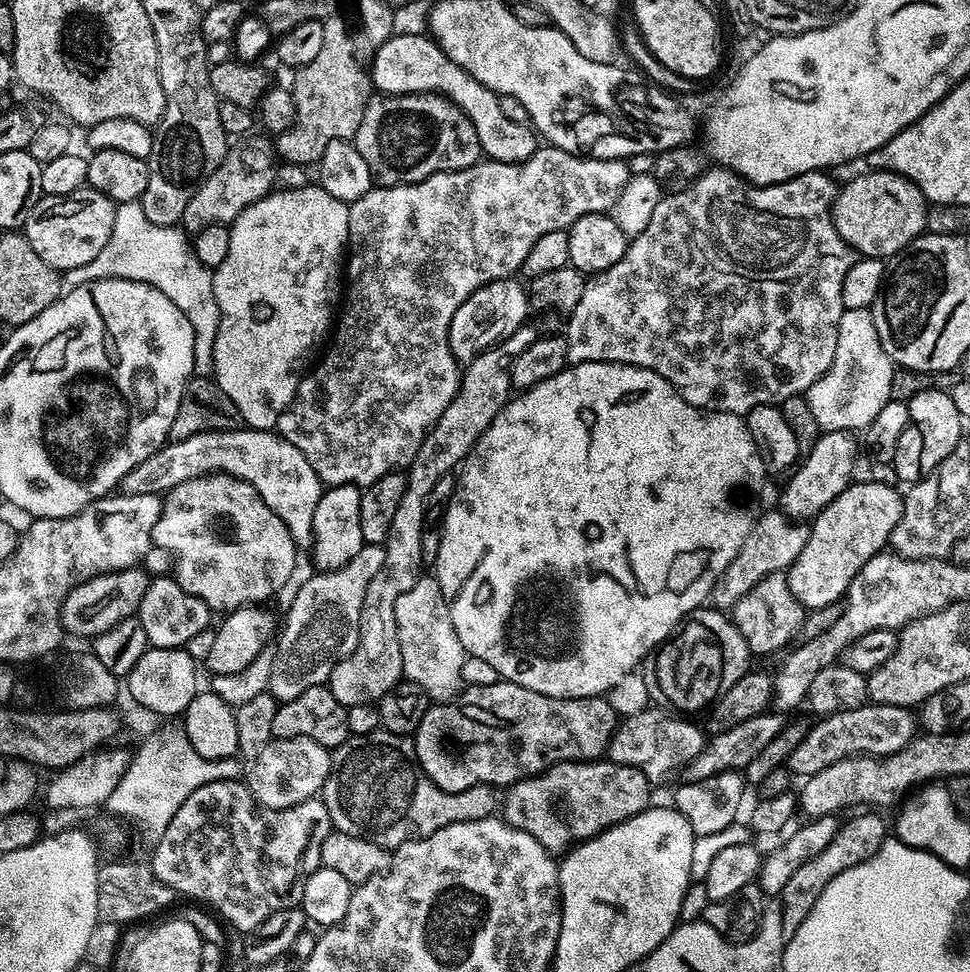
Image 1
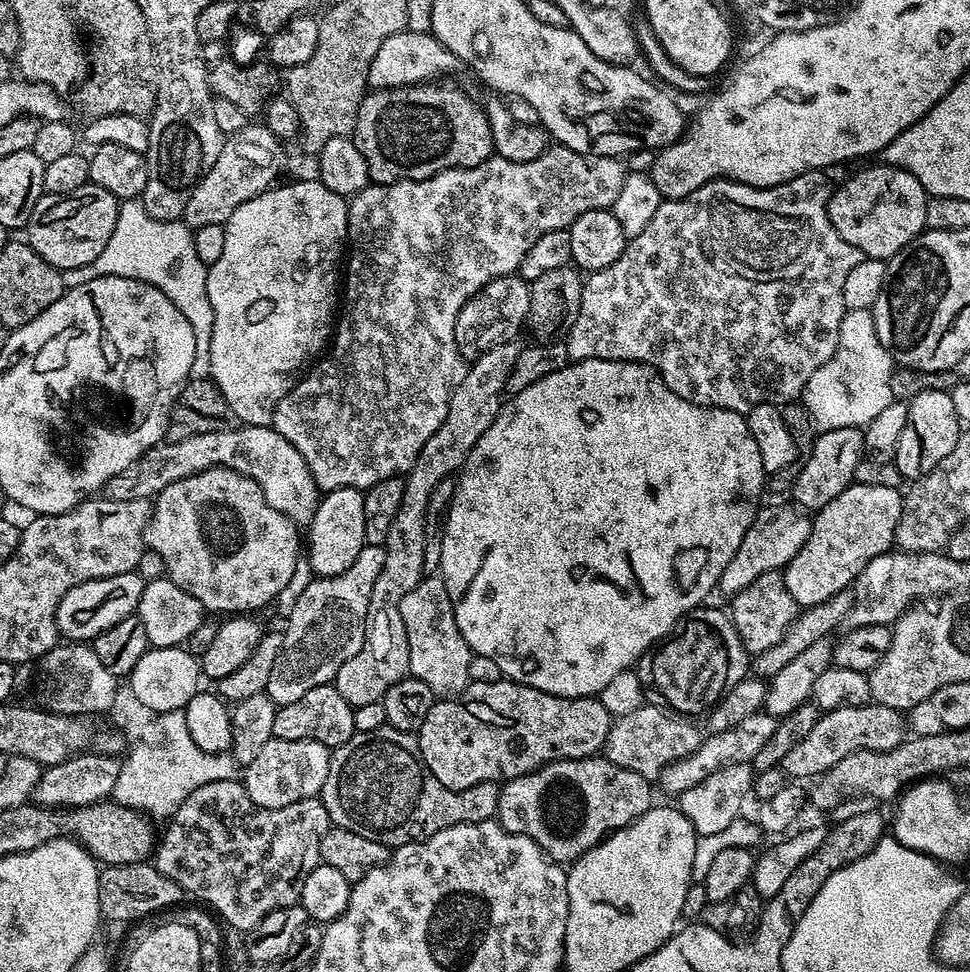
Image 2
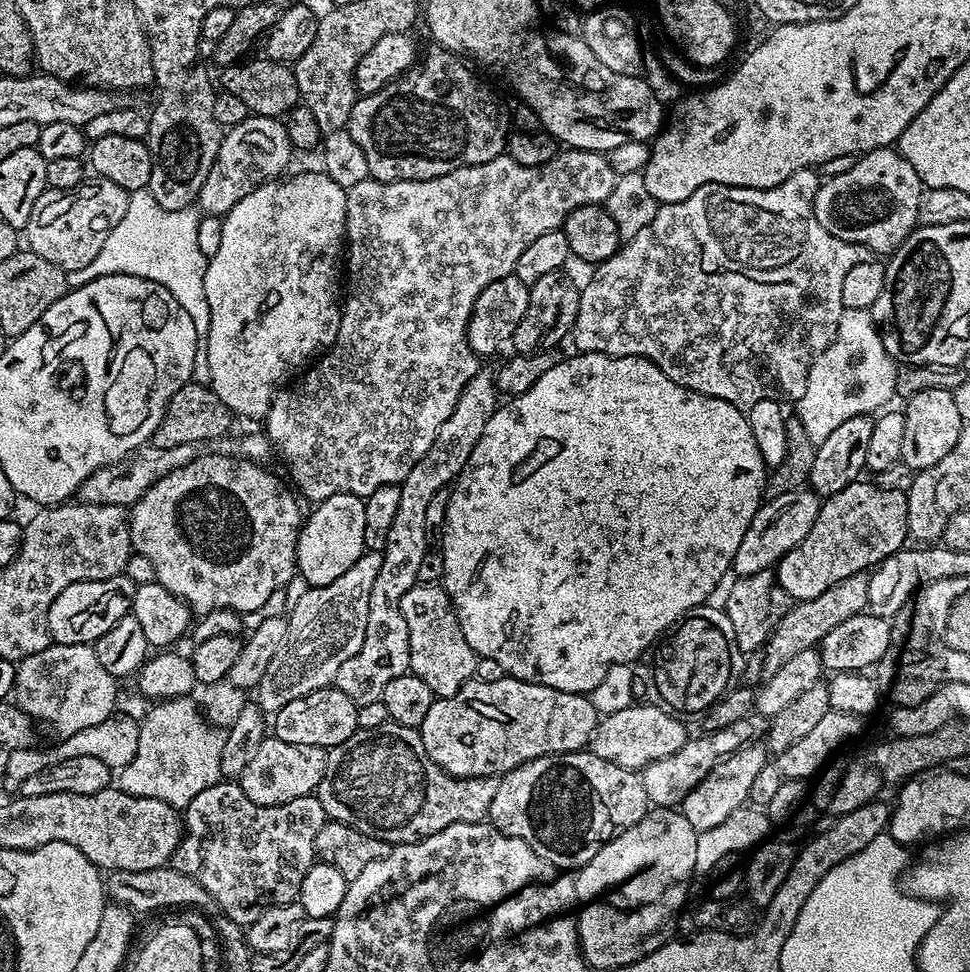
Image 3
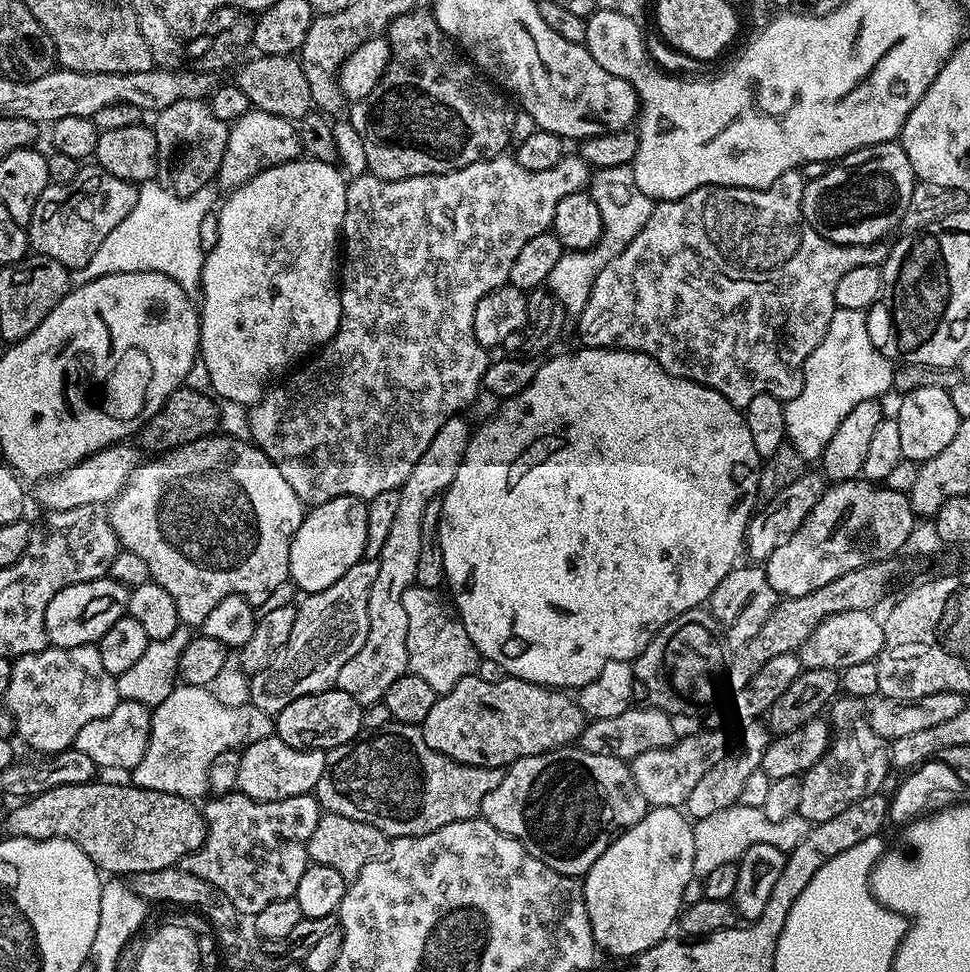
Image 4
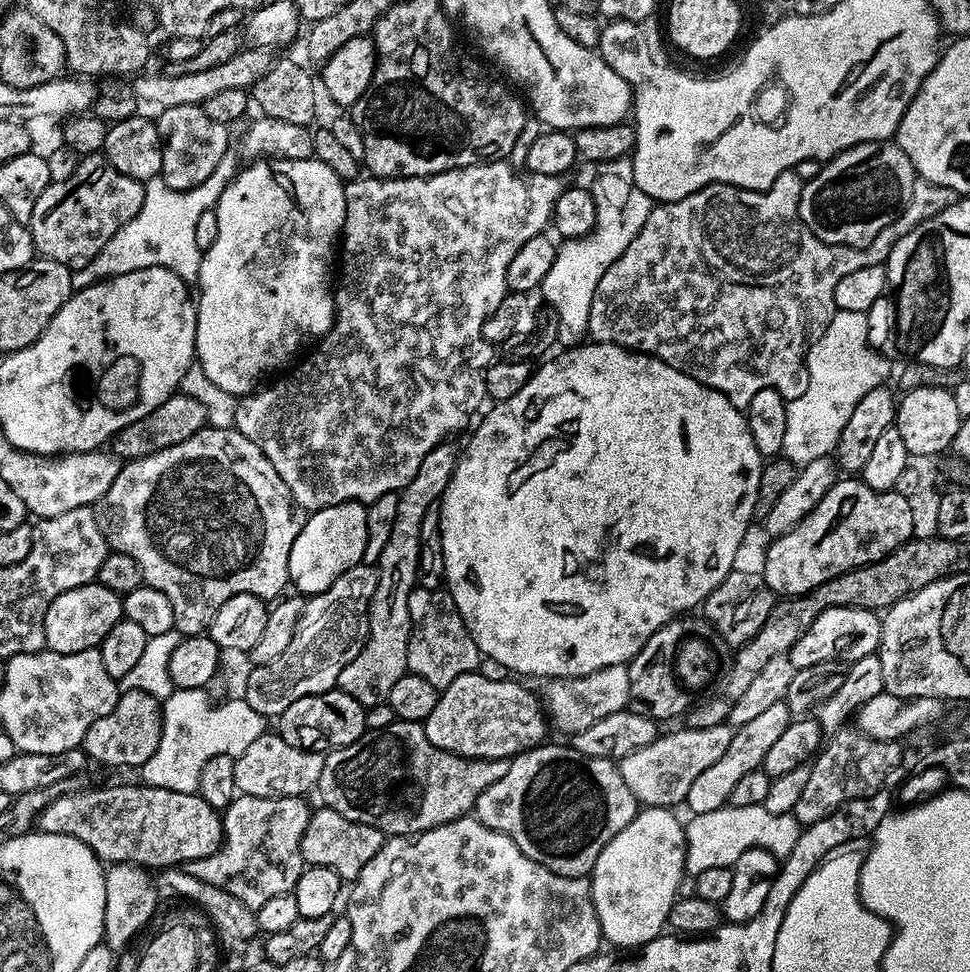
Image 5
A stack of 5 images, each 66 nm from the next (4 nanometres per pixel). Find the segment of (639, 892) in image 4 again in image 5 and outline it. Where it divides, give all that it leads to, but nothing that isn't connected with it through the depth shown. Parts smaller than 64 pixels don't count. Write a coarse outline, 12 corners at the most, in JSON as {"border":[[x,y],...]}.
{"border":[[644,806],[598,854],[600,934],[643,949],[685,878],[684,824]]}

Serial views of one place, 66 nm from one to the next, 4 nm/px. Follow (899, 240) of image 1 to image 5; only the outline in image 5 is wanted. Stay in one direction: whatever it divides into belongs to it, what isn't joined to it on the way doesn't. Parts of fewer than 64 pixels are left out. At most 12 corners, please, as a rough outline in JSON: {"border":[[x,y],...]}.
{"border":[[871,140],[804,180],[800,217],[864,248],[918,179],[903,147]]}

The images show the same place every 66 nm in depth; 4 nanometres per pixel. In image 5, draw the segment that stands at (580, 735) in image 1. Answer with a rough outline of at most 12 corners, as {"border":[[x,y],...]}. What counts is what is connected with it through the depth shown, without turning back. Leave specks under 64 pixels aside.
{"border":[[478,670],[422,721],[442,750],[511,760],[545,743],[539,695]]}

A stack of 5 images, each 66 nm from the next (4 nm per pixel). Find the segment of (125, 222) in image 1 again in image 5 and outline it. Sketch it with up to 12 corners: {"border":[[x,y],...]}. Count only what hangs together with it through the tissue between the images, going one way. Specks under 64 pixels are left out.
{"border":[[230,150],[183,192],[144,184],[142,210],[72,274],[73,291],[143,268],[192,282],[194,226],[236,177]]}

